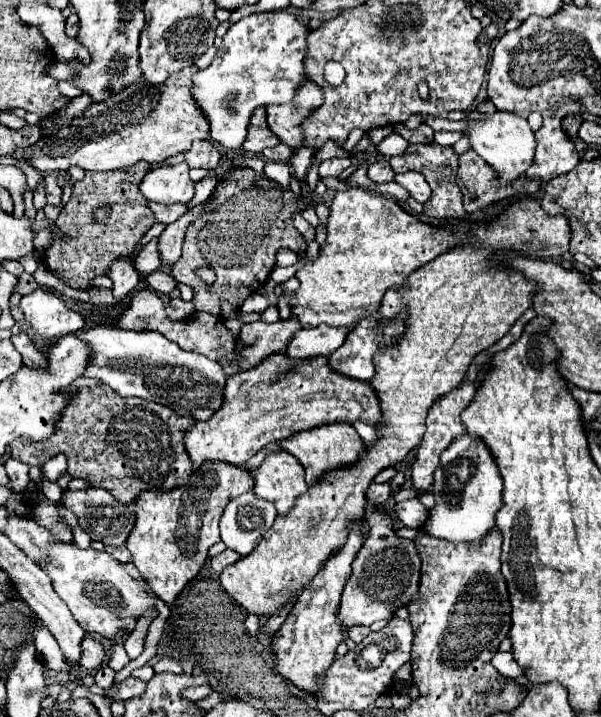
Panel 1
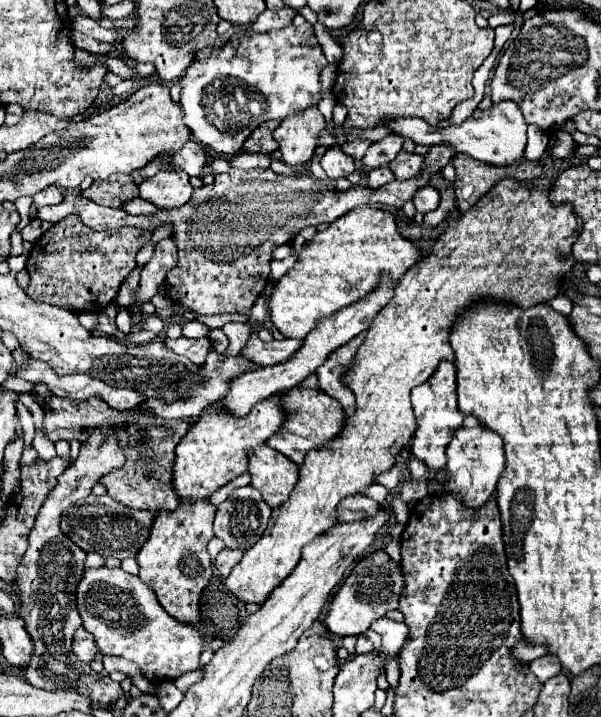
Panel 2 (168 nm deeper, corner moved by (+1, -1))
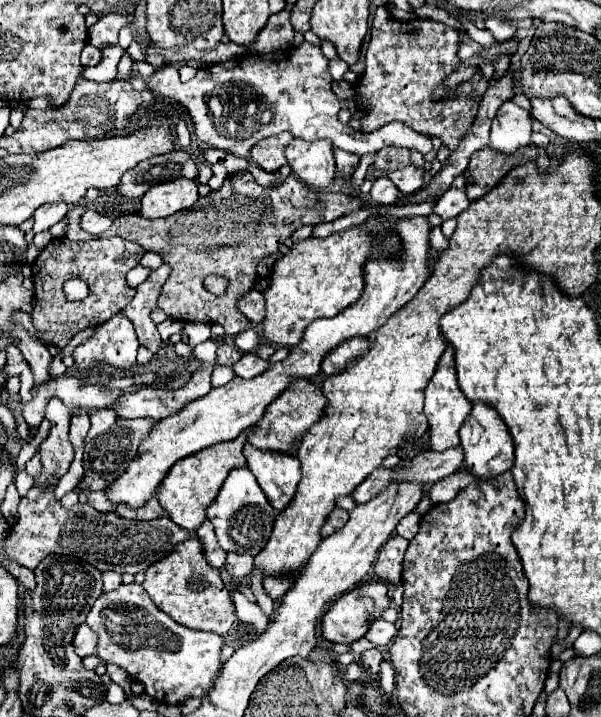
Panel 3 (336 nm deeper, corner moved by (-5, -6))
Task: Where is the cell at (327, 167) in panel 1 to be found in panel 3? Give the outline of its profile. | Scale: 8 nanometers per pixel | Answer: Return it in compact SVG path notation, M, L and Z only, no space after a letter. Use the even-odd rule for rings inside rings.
M335 148L333 154L335 154L335 162L337 162L337 176L351 178L351 174L355 172L355 168L359 164L359 156L345 152L345 150L339 150L339 148Z

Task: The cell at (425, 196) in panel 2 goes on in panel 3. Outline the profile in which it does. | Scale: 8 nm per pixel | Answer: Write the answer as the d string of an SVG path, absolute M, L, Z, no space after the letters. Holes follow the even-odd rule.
M459 174L455 178L455 184L437 200L435 214L439 214L443 220L449 220L449 218L457 218L463 210L467 210L471 202L465 194L465 186L467 186L467 178L465 174Z

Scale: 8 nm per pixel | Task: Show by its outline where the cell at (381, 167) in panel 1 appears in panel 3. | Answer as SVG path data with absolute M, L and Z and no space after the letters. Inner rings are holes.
M377 178L373 188L371 188L371 200L379 202L379 204L393 204L399 198L399 190L395 188L395 184L391 184L391 180L387 178Z

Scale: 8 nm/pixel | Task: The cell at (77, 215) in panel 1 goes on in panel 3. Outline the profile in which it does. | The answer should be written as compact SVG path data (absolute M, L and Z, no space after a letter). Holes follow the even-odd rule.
M103 238L97 242L77 244L71 242L71 252L57 252L57 244L49 244L33 264L33 284L35 284L35 310L33 310L33 324L39 332L39 340L47 344L55 344L57 348L65 348L69 340L85 330L97 328L99 324L107 322L113 314L123 310L135 290L127 286L125 276L131 268L135 268L143 256L143 248L139 244L123 240L123 238ZM71 278L83 278L89 284L89 296L81 302L69 302L63 294L63 284Z

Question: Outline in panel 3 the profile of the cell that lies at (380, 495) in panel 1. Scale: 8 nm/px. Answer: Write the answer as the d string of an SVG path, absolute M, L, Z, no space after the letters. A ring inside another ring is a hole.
M333 510L329 516L327 516L327 520L325 520L325 524L323 524L323 528L321 528L321 540L325 540L331 532L337 532L343 524L347 524L347 520L349 520L349 512L347 510Z

